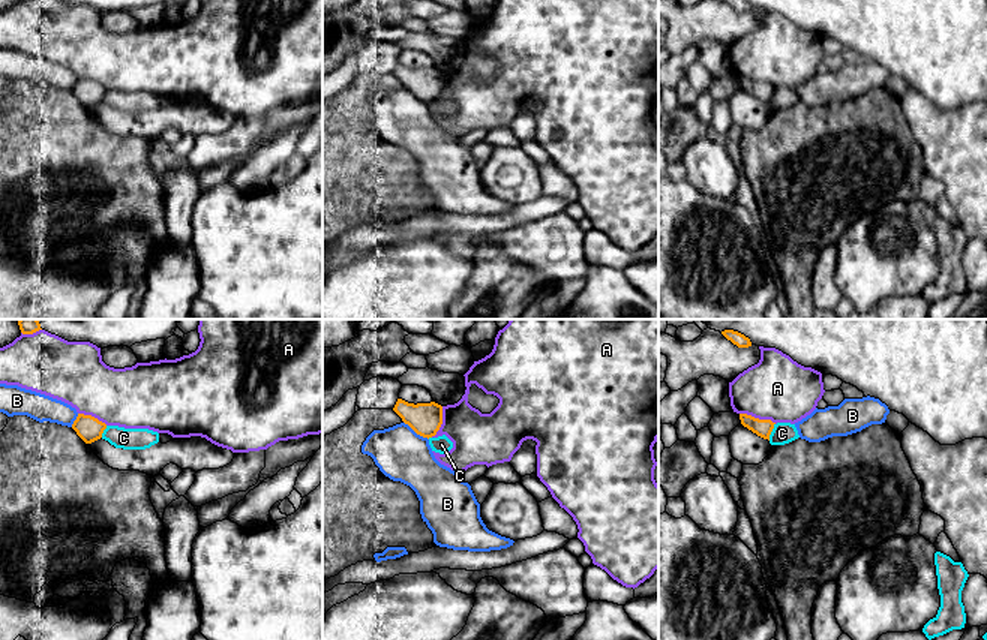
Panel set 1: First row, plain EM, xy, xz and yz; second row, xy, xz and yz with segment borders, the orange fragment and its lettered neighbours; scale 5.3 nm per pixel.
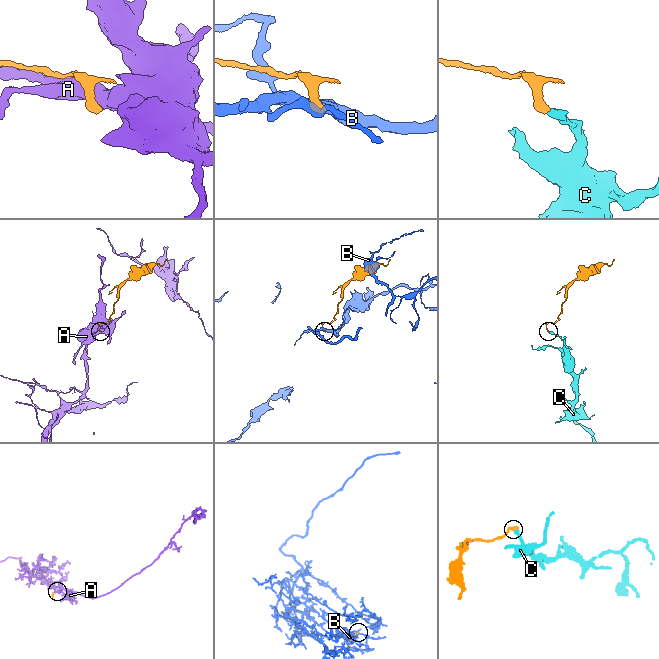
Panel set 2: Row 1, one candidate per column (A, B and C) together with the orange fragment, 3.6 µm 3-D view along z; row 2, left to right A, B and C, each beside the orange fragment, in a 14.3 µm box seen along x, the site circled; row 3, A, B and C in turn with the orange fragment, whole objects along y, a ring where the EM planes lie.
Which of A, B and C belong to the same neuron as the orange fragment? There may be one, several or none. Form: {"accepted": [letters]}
{"accepted": []}

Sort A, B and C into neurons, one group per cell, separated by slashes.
A / B / C

